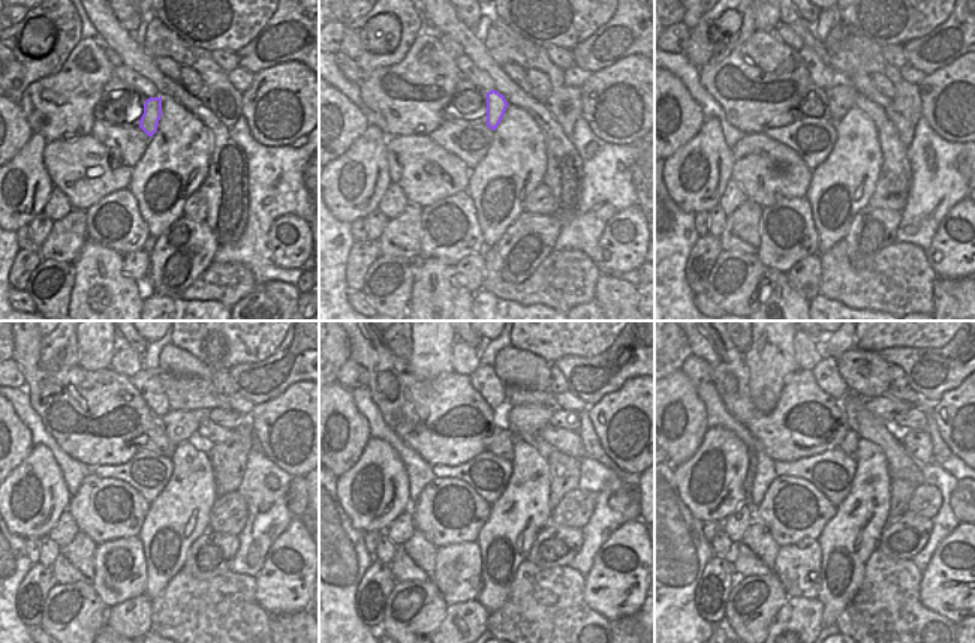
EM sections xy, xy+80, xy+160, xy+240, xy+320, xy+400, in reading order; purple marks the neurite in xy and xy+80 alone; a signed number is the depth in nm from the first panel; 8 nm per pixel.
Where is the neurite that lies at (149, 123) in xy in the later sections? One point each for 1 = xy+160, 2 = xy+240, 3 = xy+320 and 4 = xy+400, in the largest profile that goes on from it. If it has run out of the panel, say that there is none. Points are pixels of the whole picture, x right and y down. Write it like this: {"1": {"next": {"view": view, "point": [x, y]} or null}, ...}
{"1": {"next": {"view": "xy+160", "point": [840, 96]}}, "2": {"next": {"view": "xy+240", "point": [178, 424]}}, "3": {"next": {"view": "xy+320", "point": [524, 421]}}, "4": {"next": {"view": "xy+400", "point": [887, 408]}}}

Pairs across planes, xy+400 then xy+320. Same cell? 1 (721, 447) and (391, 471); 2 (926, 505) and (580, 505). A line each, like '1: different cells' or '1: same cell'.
1: same cell
2: same cell

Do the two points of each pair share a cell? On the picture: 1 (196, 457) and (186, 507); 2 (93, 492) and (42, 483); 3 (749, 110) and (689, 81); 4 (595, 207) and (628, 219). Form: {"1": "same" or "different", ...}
{"1": "same", "2": "different", "3": "different", "4": "different"}

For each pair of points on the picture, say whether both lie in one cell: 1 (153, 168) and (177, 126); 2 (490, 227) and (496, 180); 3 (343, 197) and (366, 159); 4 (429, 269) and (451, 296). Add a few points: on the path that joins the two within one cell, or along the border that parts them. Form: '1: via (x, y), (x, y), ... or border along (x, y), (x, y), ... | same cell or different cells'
1: via (163, 158), (177, 144), (177, 137) | same cell
2: via (494, 215), (496, 192) | same cell
3: via (352, 188), (361, 168) | same cell
4: via (436, 275), (444, 288) | same cell

